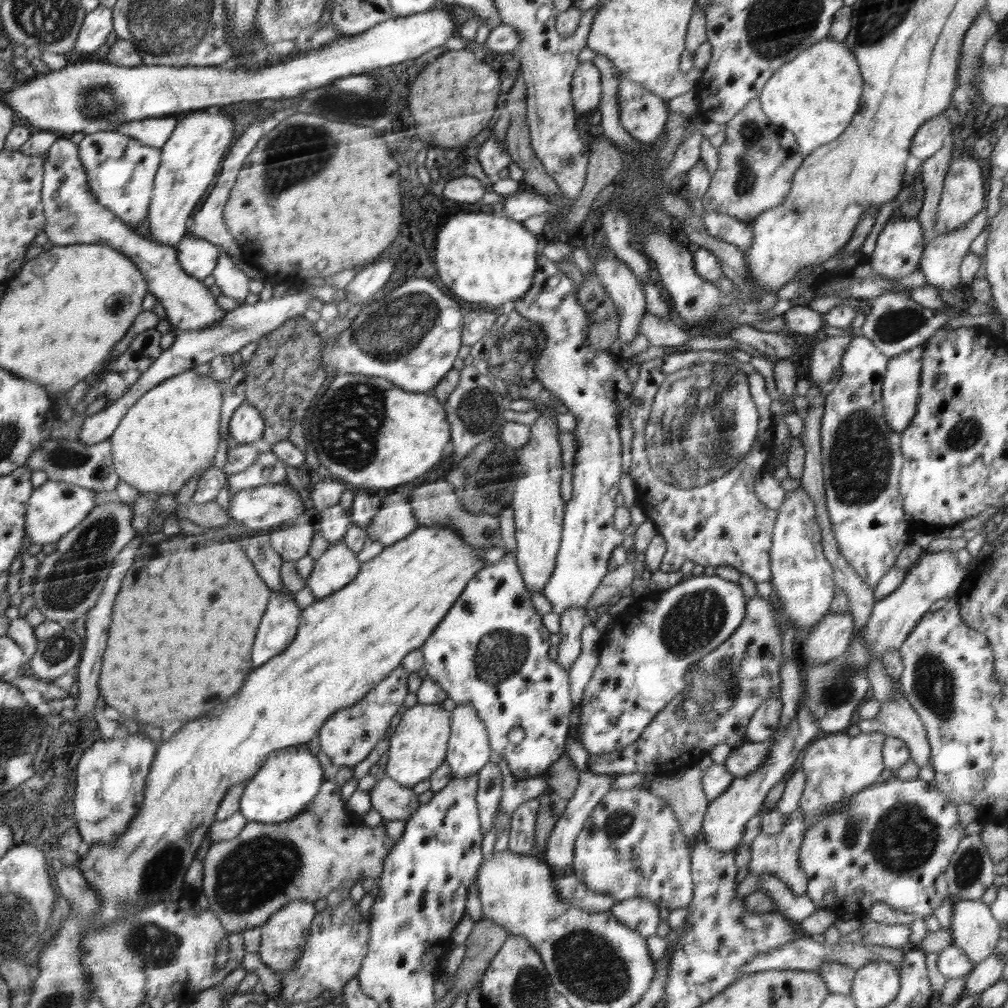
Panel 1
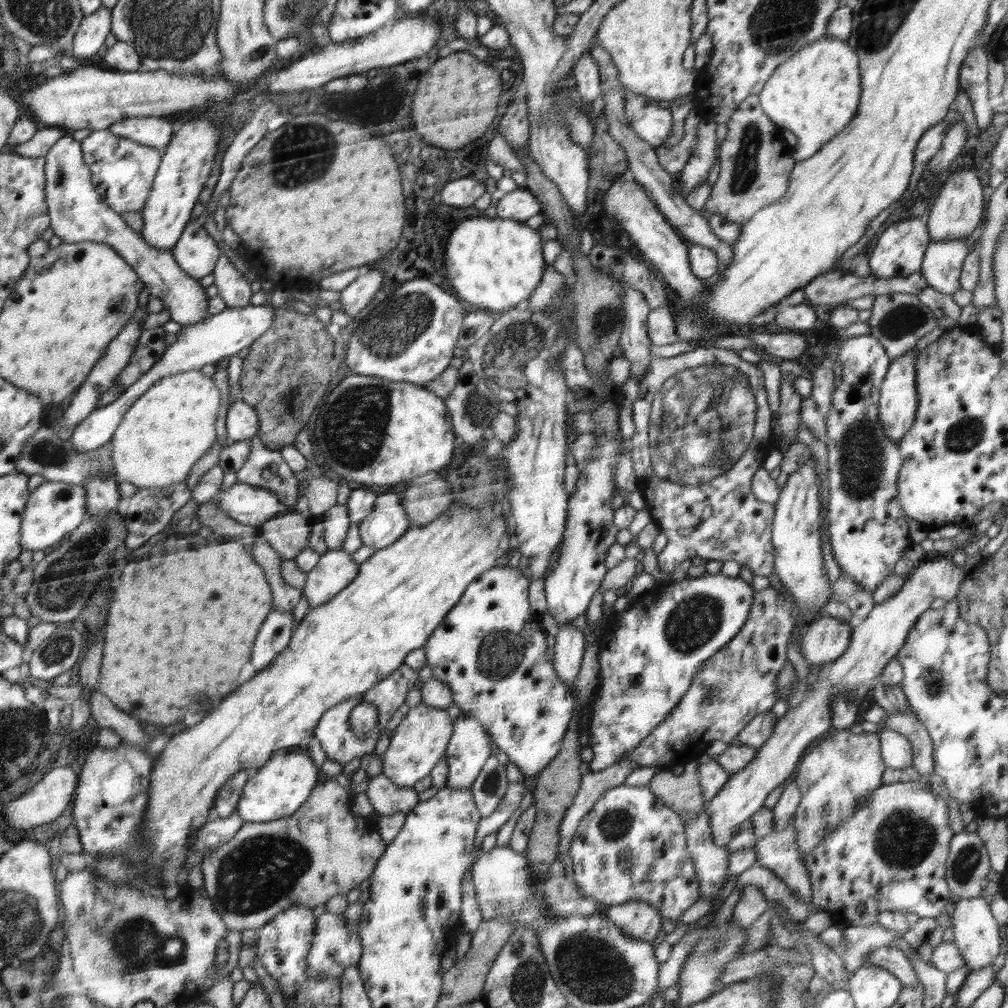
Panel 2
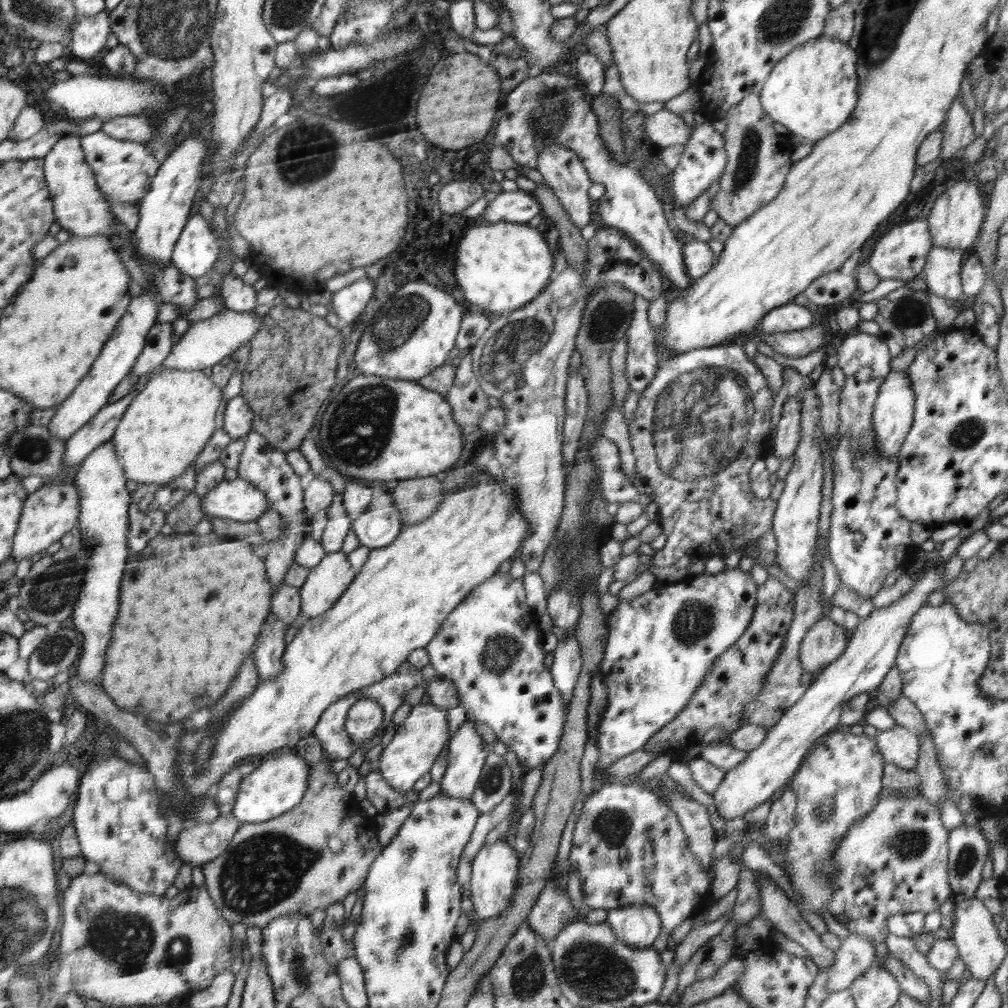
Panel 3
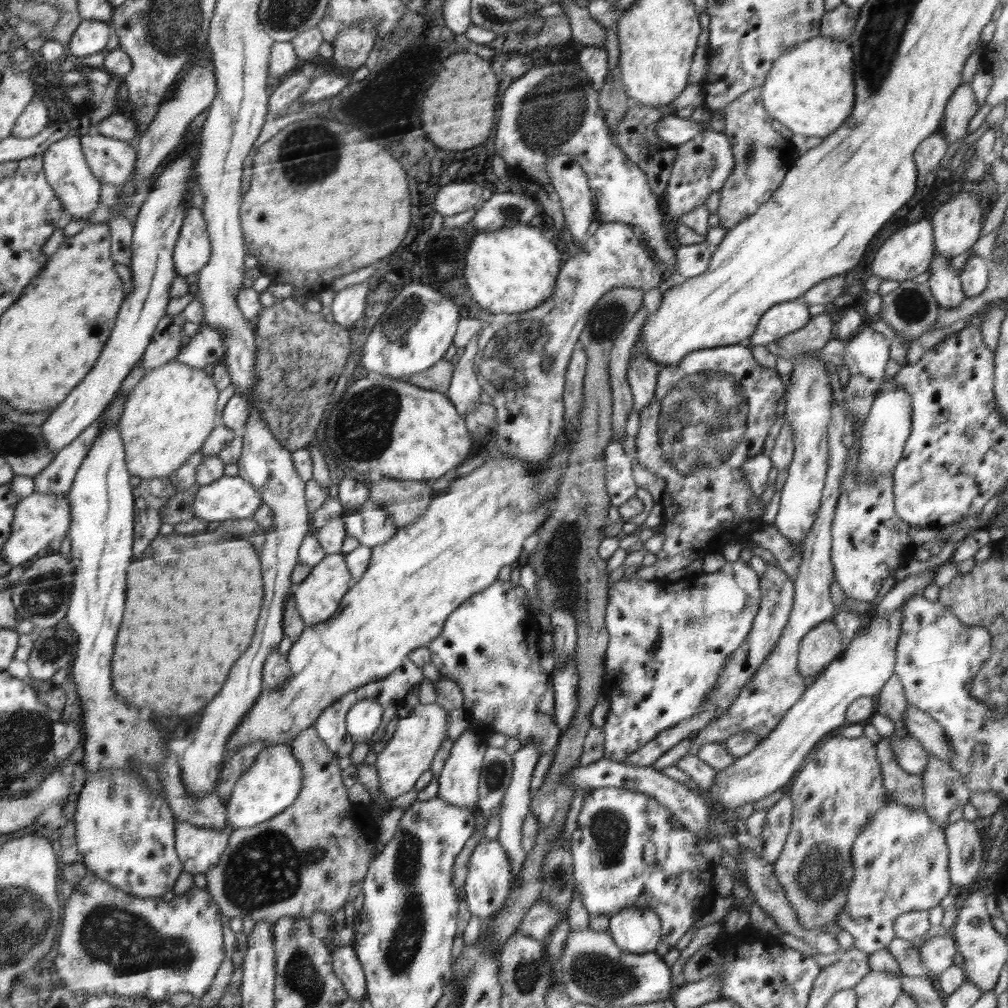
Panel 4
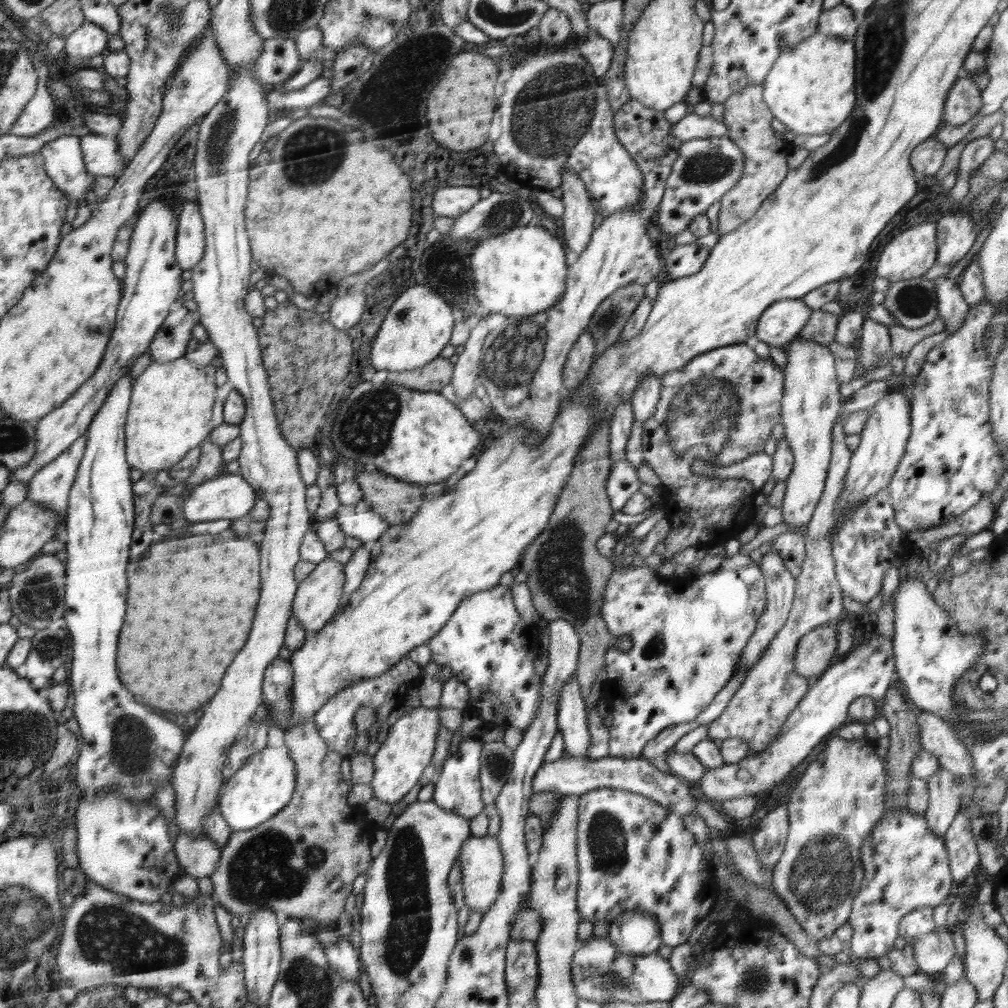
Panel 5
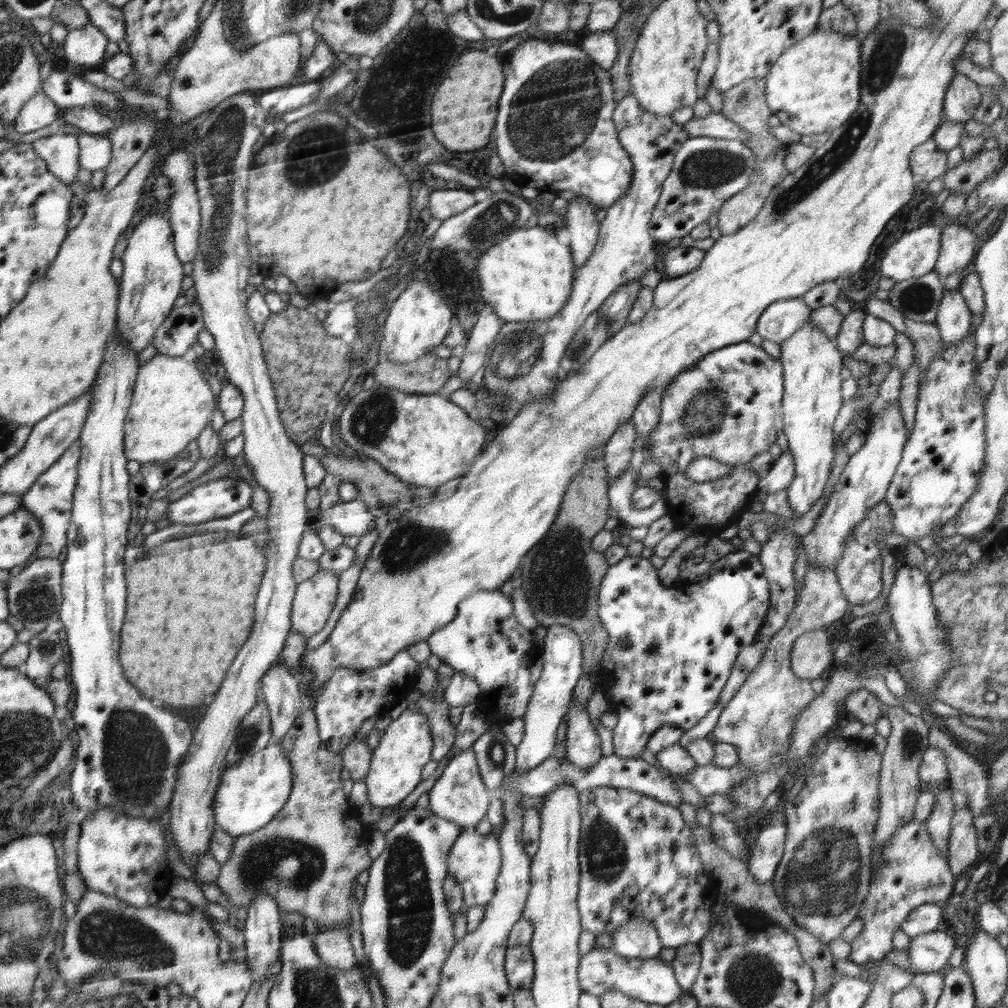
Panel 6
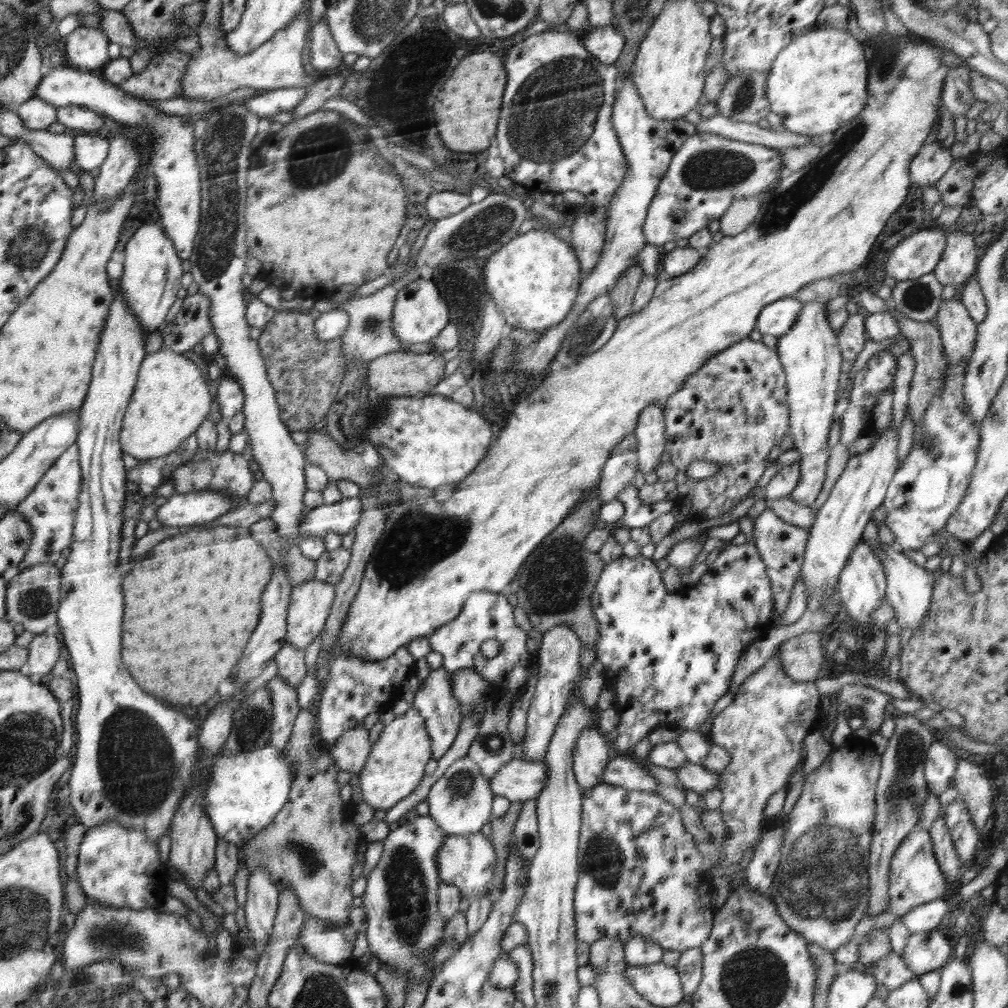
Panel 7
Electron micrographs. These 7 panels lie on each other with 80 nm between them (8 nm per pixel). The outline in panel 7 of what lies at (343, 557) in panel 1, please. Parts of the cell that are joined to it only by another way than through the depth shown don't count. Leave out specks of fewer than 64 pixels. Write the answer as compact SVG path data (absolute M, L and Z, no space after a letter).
M320 580L294 586L287 610L287 642L304 651L327 624L335 596L336 588Z

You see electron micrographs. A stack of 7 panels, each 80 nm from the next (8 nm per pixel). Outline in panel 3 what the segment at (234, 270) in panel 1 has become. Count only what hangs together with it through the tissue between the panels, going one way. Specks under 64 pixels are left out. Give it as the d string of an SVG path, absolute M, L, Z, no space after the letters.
M234 273L227 276L223 284L222 295L223 300L226 300L226 308L230 310L247 313L256 308L256 290Z

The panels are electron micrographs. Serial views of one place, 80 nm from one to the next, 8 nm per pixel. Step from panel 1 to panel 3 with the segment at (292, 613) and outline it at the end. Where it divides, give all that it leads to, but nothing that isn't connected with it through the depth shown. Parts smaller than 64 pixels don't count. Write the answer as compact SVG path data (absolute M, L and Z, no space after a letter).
M276 616L275 619L270 617L268 624L264 628L264 632L258 638L258 644L254 648L254 656L256 656L256 664L258 664L258 671L260 678L269 679L275 674L281 673L283 669L282 655L285 651L285 624Z

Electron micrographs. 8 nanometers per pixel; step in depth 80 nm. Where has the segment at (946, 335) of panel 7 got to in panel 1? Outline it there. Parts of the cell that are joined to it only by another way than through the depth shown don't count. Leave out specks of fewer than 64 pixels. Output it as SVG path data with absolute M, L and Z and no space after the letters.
M986 209L978 211L963 227L948 234L940 234L924 247L919 270L924 273L928 284L952 290L960 286L959 268L970 245L982 234L986 226Z

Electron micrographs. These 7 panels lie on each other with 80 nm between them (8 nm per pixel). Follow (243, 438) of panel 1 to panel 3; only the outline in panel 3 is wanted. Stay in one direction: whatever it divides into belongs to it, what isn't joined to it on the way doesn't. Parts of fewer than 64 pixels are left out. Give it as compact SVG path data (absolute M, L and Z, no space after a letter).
M241 394L227 401L223 430L233 439L246 437L253 425L255 413Z

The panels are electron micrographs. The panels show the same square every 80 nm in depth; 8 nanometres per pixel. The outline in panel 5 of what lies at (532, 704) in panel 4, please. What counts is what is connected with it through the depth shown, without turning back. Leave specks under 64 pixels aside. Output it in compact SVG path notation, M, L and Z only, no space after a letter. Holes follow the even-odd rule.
M496 585L495 587L475 592L465 598L448 619L448 622L433 636L427 645L432 651L431 660L438 666L449 666L452 677L463 682L469 690L470 708L482 717L482 721L499 726L514 726L523 733L536 719L539 702L541 701L541 686L543 678L534 671L536 648L539 638L535 626L529 626L519 615L512 599L510 587ZM576 675L561 686L557 707L557 730L562 732L566 754L574 758L587 758L585 754L591 745L591 733Z

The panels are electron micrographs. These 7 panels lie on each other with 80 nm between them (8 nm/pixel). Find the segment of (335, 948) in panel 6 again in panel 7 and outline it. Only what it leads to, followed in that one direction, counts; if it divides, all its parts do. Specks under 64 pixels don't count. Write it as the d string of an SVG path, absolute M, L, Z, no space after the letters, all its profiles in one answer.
M308 921L302 924L298 942L303 944L306 952L316 960L334 965L344 965L352 959L353 950L346 942L342 929L334 927L324 932L308 930Z

